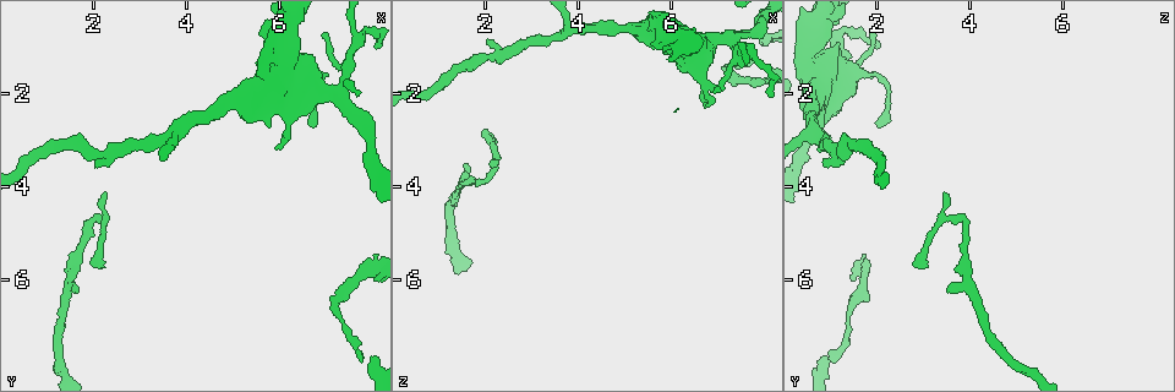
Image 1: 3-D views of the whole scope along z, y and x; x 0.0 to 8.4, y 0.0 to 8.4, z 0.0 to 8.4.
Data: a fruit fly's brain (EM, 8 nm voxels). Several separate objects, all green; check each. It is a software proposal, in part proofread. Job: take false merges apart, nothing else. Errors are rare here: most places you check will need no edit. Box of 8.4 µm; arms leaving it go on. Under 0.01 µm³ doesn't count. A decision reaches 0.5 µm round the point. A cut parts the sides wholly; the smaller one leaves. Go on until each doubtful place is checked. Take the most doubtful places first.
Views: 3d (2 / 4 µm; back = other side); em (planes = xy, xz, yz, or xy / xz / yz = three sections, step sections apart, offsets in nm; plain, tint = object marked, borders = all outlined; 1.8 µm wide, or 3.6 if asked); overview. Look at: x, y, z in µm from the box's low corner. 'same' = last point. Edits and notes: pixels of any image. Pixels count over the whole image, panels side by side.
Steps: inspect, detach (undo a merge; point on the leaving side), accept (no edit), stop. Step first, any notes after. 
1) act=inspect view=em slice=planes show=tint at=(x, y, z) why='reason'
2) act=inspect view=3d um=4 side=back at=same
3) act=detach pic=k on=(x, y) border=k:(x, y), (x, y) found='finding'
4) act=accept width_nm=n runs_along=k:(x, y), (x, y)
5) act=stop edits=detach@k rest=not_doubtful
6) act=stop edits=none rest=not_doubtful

act=inspect view=em um=3.6 slice=planes show=borders at=(7.25, 2.00, 0.75) why='side arm on a straight run'

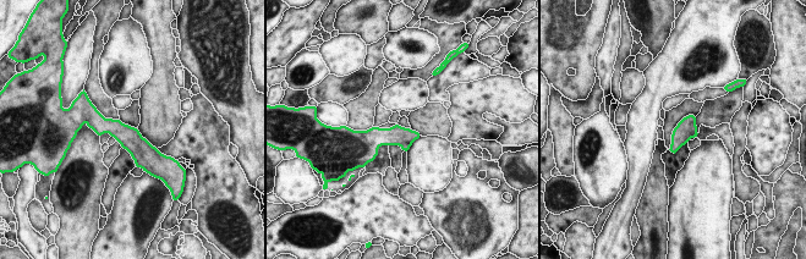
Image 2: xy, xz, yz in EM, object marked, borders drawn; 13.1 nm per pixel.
act=accept runs_along=2:(94, 122), (154, 153) found='continuous, no second neuron'

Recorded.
act=inspect view=3d um=2 at=(3.85, 2.80, 0.65) why='three-way junction'

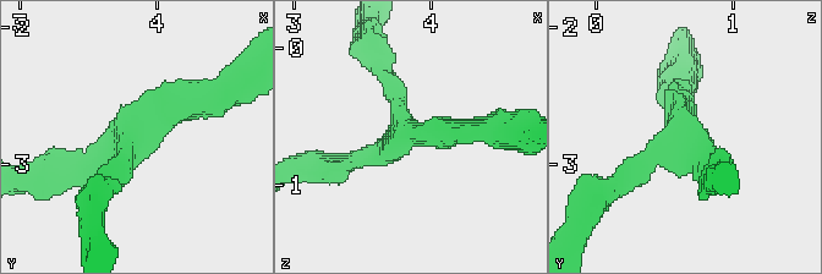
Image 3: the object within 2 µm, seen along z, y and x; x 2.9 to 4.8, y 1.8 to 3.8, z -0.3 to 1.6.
act=inspect view=em um=3.6 slice=xy step=8 show=tint at=(3.82, 2.74, 0.62) arms=3 arm_widths_nm=180,220,260 why='need the tissue'

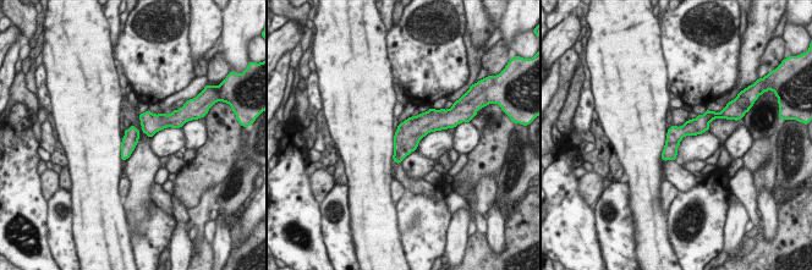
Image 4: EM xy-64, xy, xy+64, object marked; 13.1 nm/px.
act=inspect view=em um=3.6 slice=planes show=tint at=same why='cut it another way'

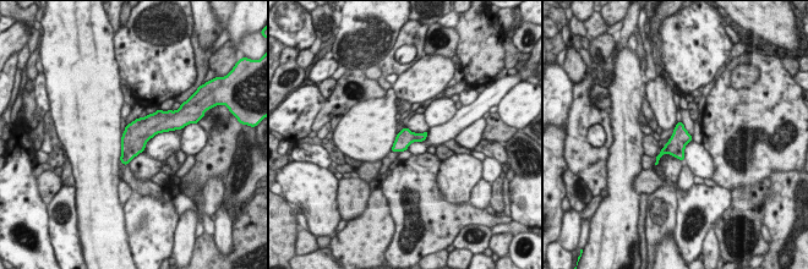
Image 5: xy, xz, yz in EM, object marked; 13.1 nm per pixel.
act=accept width_nm=220 found='continuous, no second neuron'

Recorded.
act=inspect view=em slice=planes show=borders at=(7.40, 6.90, 1.45) why='a narrow waist'

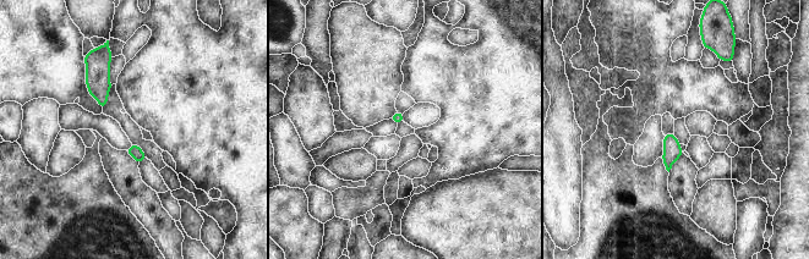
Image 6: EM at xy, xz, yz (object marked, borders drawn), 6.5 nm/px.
act=accept width_nm=80 found='one neuron here'

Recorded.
act=inspect view=em slice=yz step=4 show=tint at=(7.65, 0.90, 1.15) why='abrupt turn'

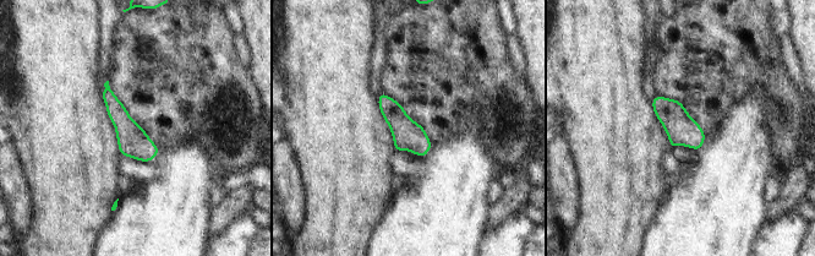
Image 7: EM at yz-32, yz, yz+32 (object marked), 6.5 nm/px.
act=accept found='continuous, no second neuron'

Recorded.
act=inspect view=em um=3.6 slice=yz step=4 show=tint at=(2.10, 4.65, 3.85) why='sharp bend'

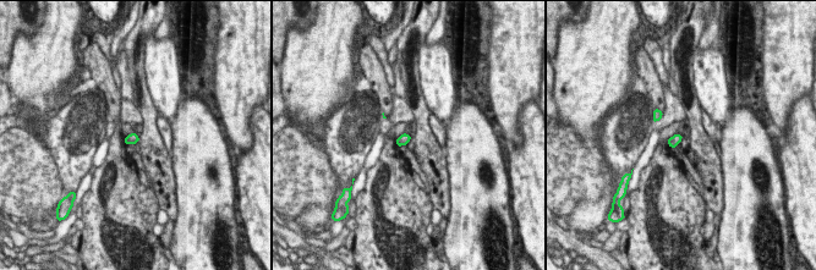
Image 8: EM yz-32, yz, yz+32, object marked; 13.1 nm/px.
act=inspect view=em um=3.6 slice=planes show=tint at=same

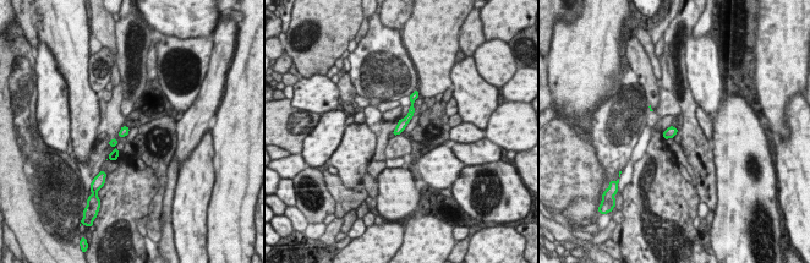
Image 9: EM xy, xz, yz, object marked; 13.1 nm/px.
act=accept runs_along=9:(414, 97), (410, 115), (395, 132) found='one neuron here'

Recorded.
act=stop edits=none rest=not_doubtful

